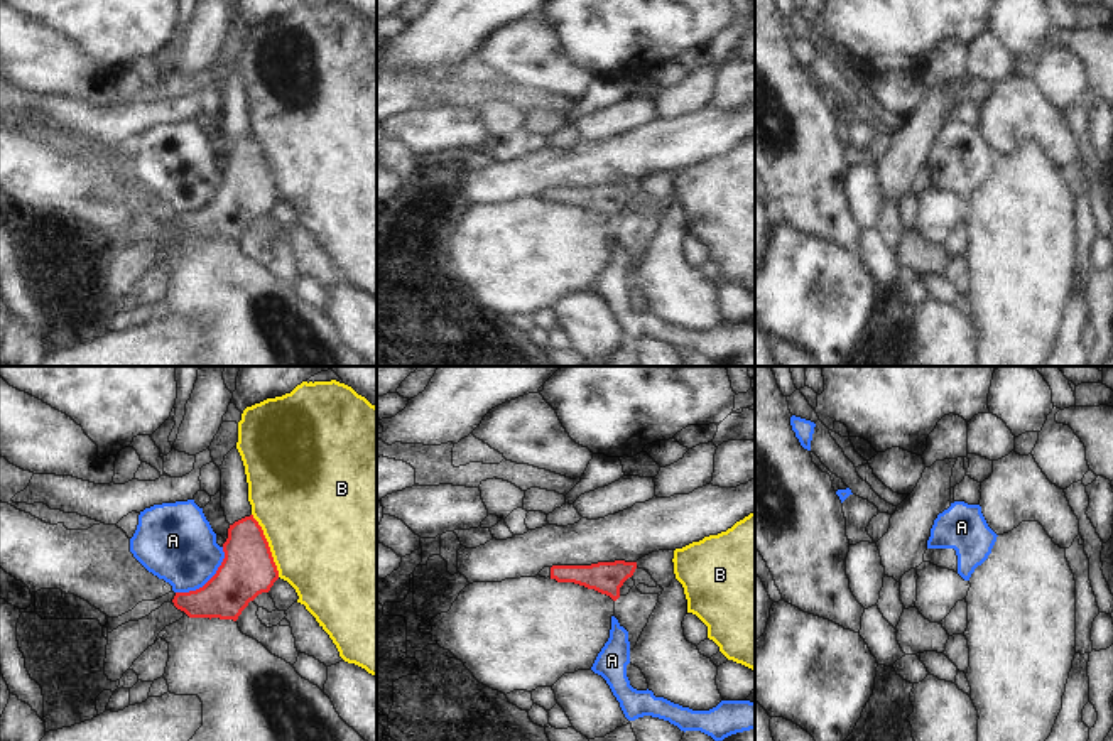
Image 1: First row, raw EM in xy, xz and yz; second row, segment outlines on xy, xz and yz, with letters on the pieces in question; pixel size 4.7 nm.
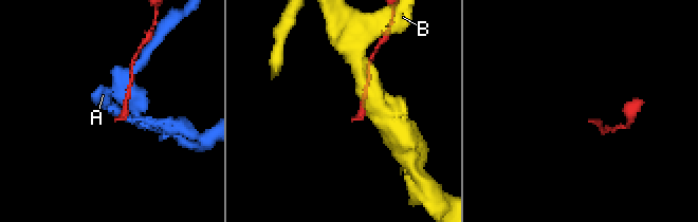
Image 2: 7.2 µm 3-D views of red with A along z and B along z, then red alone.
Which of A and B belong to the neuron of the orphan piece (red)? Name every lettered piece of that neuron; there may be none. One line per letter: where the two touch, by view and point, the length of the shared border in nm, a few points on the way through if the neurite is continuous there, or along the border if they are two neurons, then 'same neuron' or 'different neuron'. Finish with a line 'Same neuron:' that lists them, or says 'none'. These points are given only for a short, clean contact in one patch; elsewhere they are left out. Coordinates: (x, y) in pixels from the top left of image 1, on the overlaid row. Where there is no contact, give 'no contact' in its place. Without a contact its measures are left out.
A: meets red in xy at (210, 579); contact 320 nm long; border along xy (223, 547), (222, 564), (201, 586), (176, 593); different neuron
B: meets red in xy at (267, 546); contact 340 nm long; different neuron
Same neuron: none

